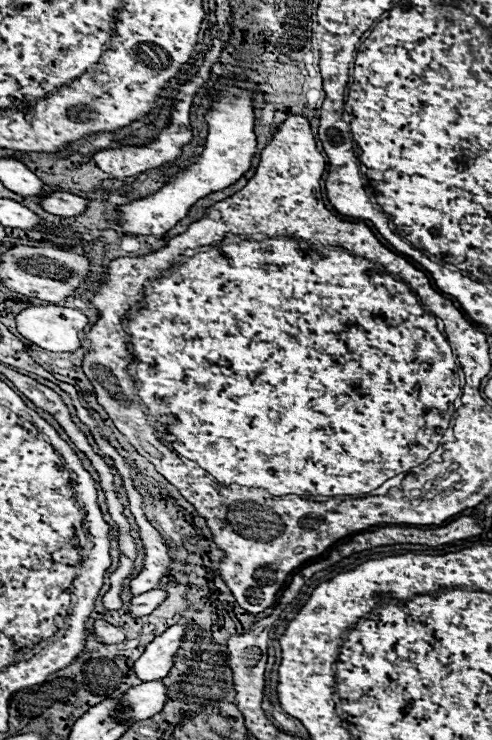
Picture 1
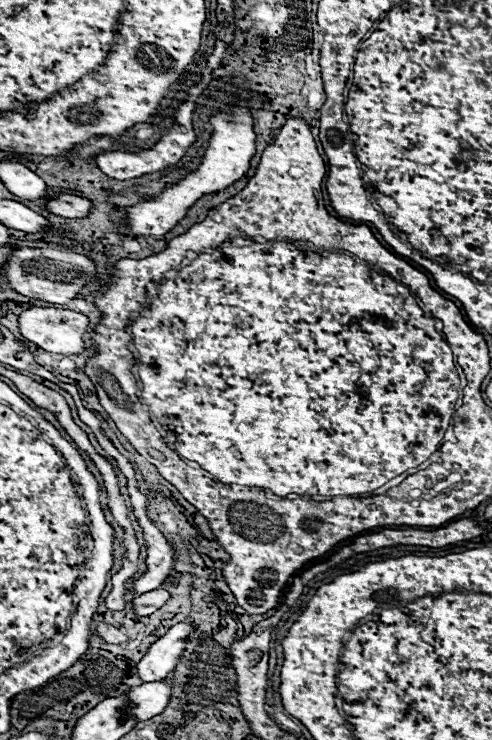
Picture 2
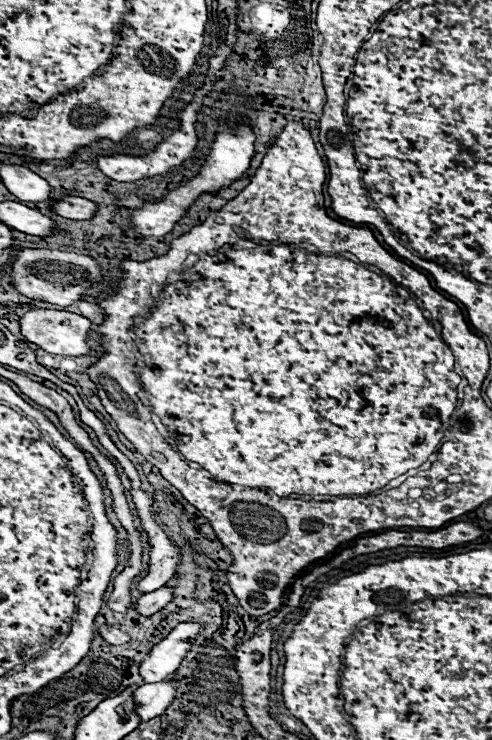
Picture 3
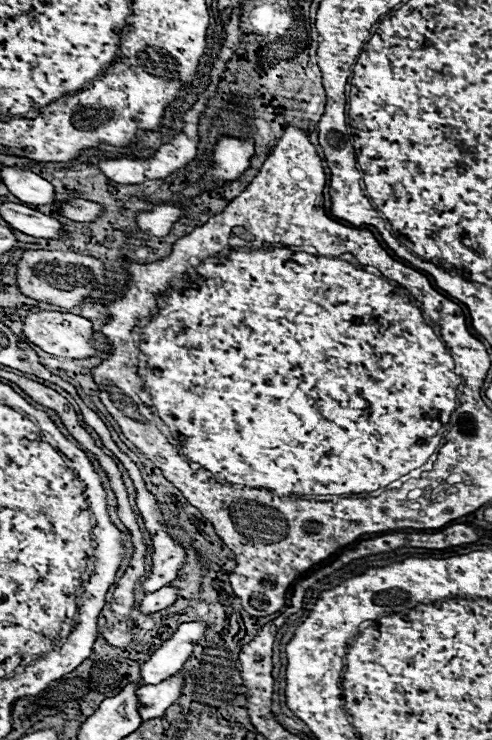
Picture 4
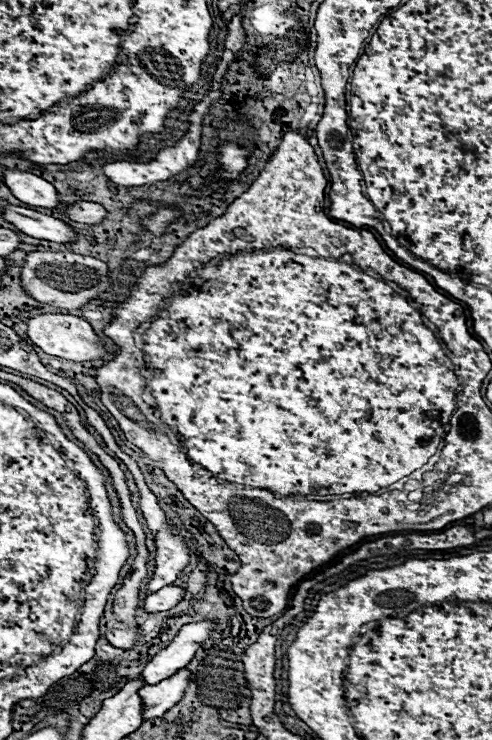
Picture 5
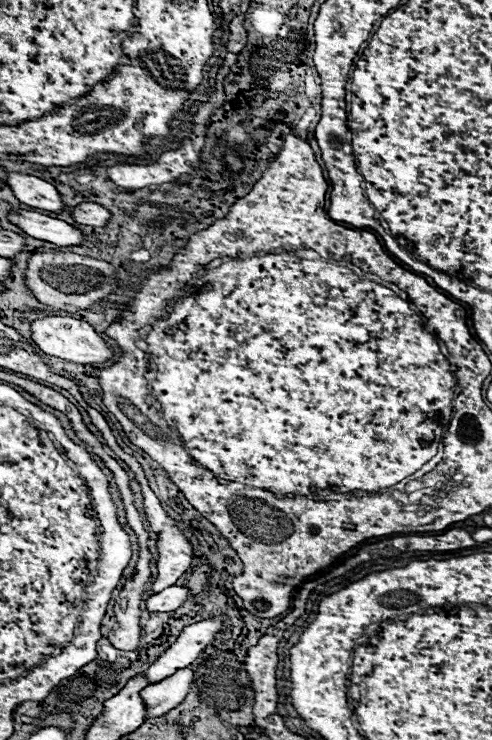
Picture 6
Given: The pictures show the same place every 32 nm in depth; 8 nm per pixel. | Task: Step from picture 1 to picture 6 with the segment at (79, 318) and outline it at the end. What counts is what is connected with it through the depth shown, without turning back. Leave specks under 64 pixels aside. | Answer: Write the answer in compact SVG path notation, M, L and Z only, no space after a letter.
M72 316L36 318L30 322L30 332L32 332L32 342L42 352L56 356L56 358L64 358L64 360L78 362L78 364L102 364L114 356L112 350L106 346L106 342L94 332L94 328L88 322L72 318Z

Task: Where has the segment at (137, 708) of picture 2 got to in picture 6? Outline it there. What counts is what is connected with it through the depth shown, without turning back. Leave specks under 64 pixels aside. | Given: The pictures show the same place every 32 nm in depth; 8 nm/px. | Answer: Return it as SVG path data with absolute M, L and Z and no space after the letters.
M182 668L180 672L172 674L170 678L162 680L158 684L146 686L140 692L140 696L144 698L144 704L146 704L146 718L164 716L168 710L176 708L188 694L192 676L194 676L194 672L190 668Z

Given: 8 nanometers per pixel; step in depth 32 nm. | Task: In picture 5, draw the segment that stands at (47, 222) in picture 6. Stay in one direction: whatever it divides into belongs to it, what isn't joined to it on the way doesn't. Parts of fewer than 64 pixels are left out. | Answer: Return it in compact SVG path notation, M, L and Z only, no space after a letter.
M8 204L2 208L4 218L14 224L20 232L38 238L38 240L50 240L50 242L72 242L76 240L76 232L70 230L70 226L66 226L62 220L40 214L32 208L24 208L24 206L14 206Z

